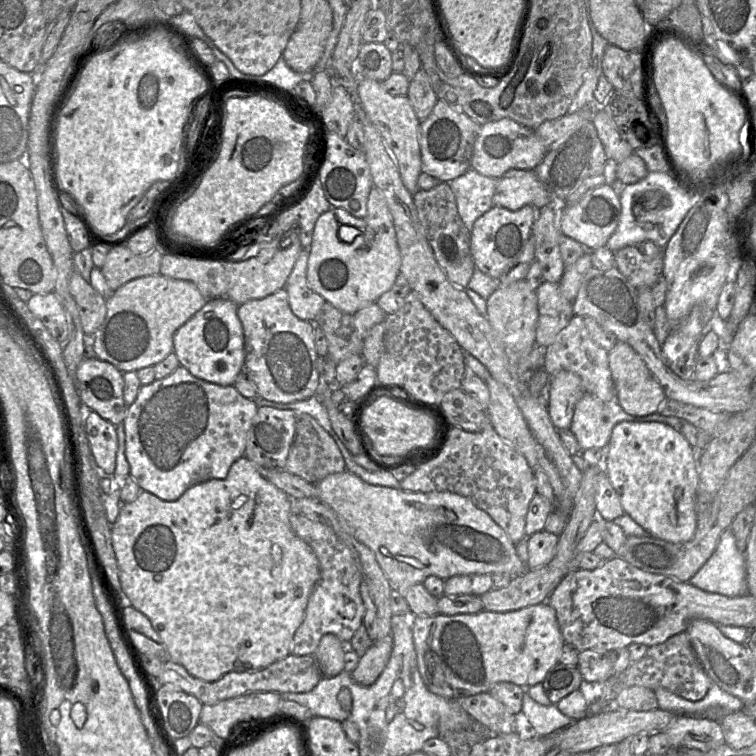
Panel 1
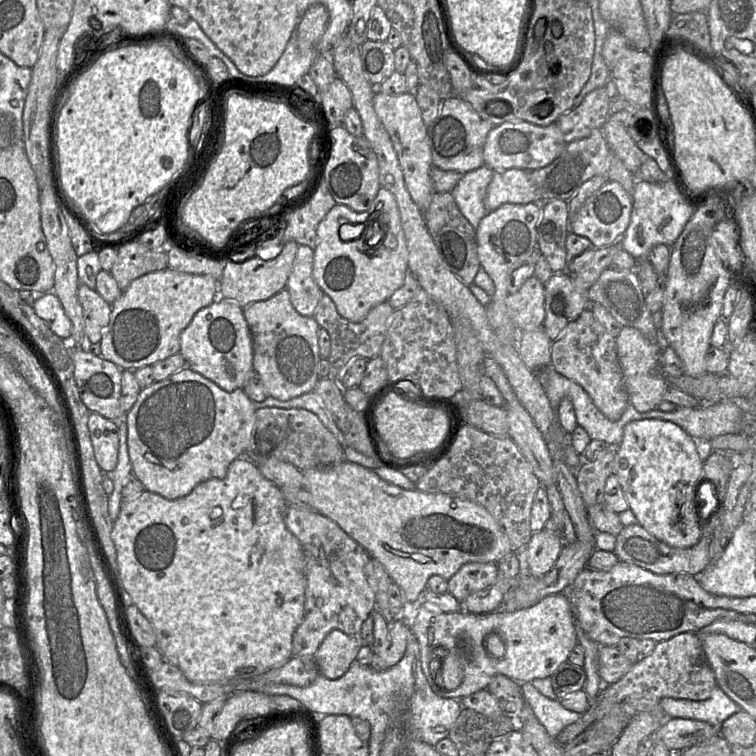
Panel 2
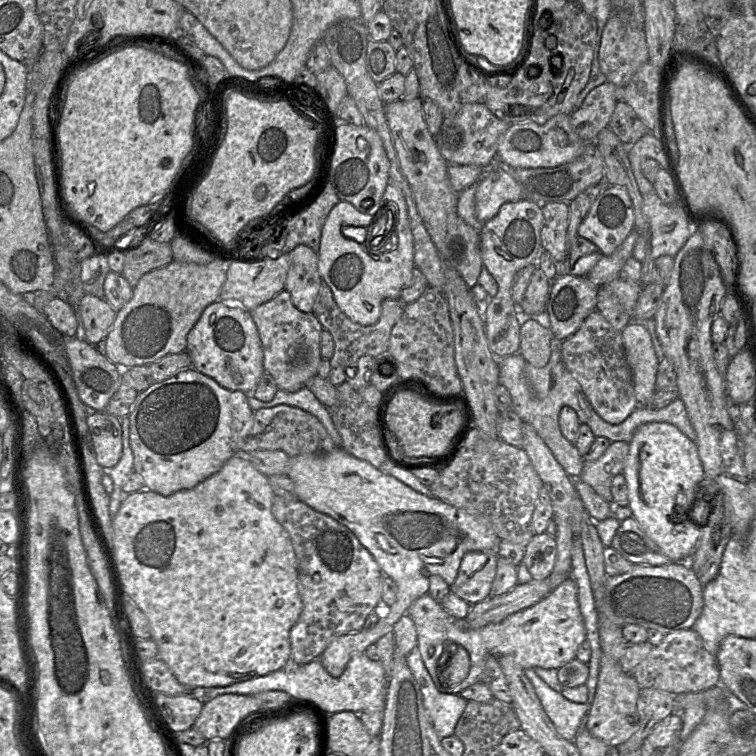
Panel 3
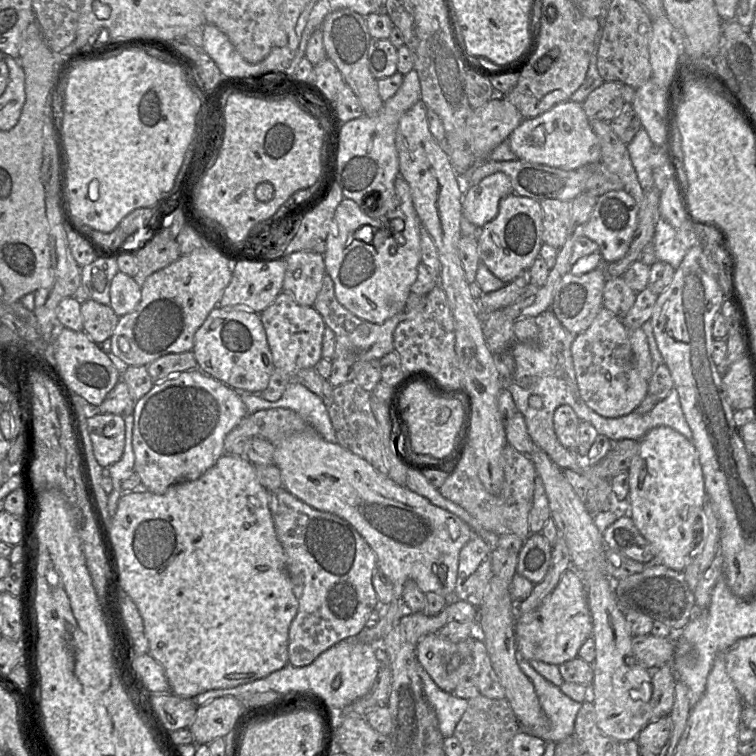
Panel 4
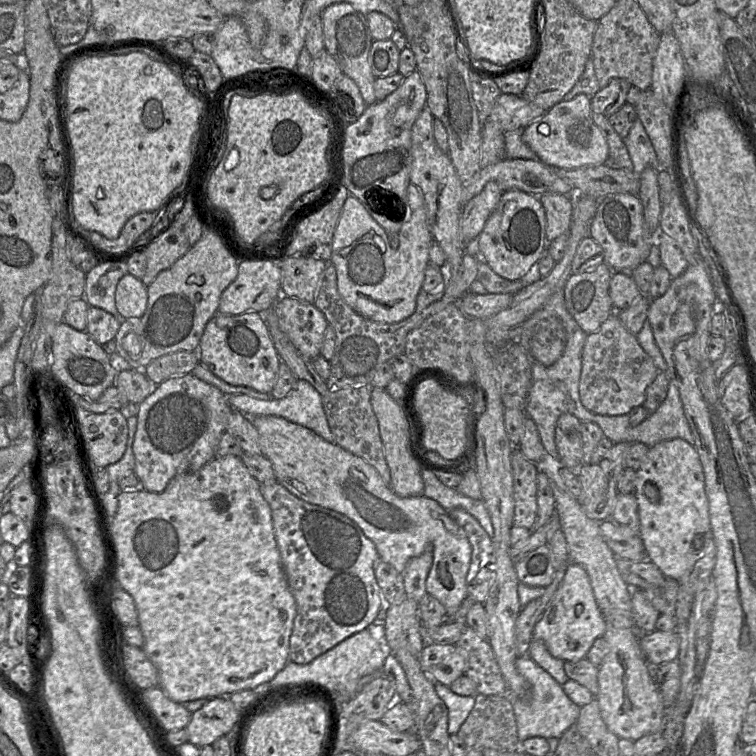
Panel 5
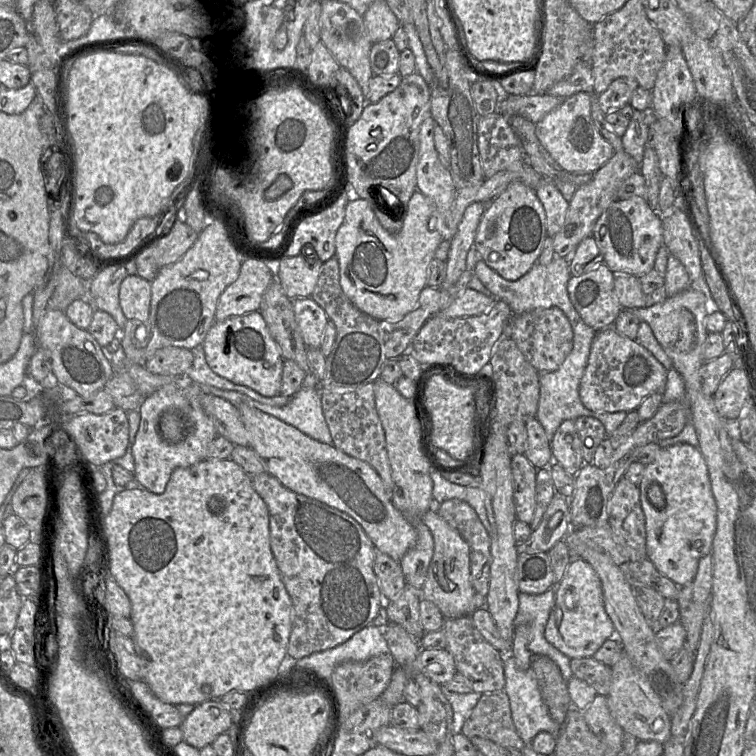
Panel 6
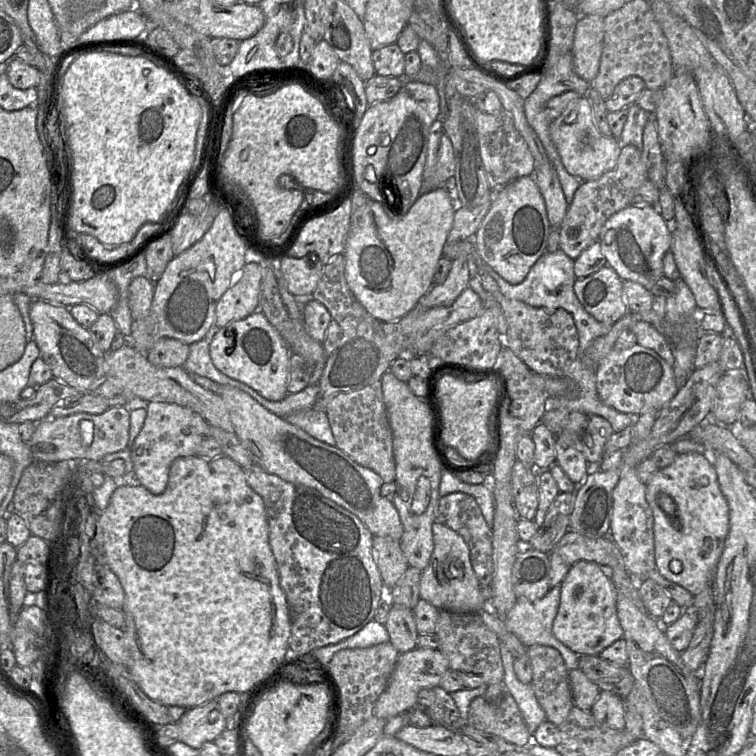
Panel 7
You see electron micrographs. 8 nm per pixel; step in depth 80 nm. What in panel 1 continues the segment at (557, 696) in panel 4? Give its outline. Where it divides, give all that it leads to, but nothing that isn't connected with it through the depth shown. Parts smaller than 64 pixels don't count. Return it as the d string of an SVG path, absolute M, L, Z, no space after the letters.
M526 689L523 694L521 714L524 723L522 727L525 728L526 724L529 730L538 736L549 735L577 721L564 715L556 704L545 706L537 703L529 696Z

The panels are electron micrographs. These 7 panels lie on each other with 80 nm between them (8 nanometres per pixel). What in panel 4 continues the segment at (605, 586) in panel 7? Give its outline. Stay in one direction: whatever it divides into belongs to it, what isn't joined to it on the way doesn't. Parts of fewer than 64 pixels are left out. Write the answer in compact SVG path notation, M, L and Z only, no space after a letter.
M571 566L550 596L536 610L518 615L515 623L519 659L561 665L578 657L582 644L592 636L593 620L588 605L585 580Z

